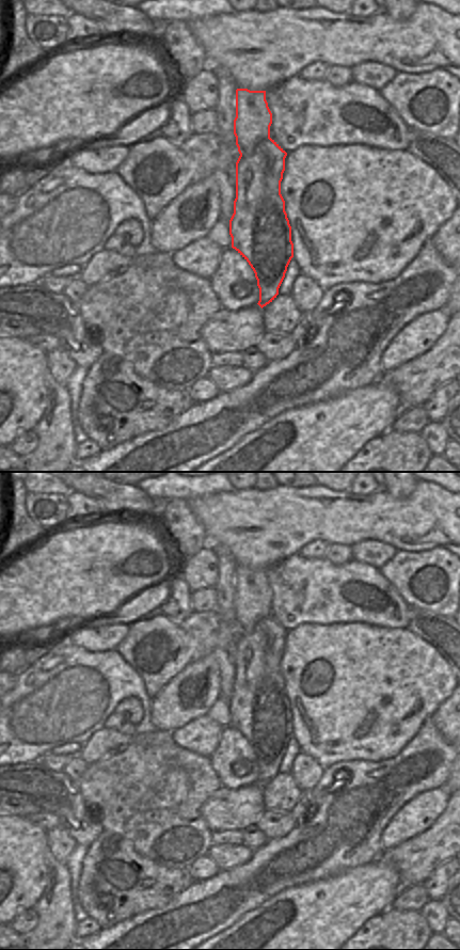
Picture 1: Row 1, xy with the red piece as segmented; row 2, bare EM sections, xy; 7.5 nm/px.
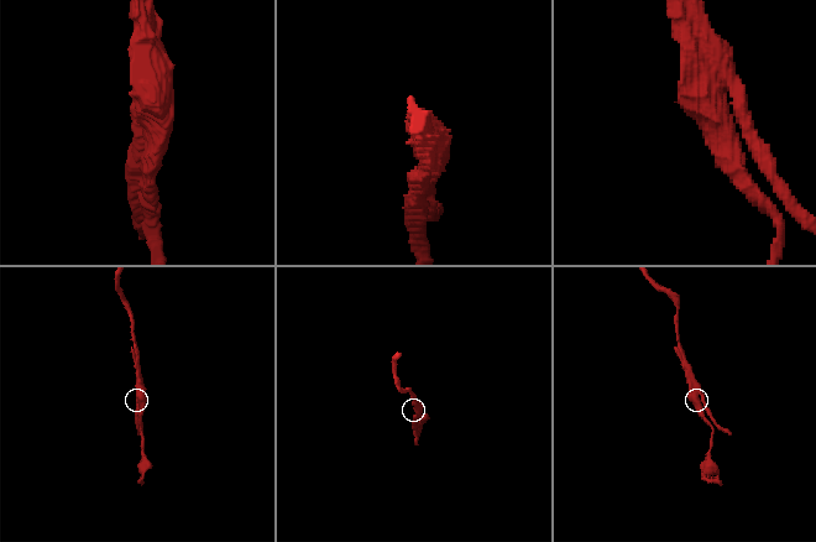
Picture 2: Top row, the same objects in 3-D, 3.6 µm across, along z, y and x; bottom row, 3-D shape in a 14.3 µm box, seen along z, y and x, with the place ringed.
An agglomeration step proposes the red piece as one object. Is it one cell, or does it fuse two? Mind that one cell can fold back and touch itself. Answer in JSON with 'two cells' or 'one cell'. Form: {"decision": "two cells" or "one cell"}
{"decision": "two cells"}

